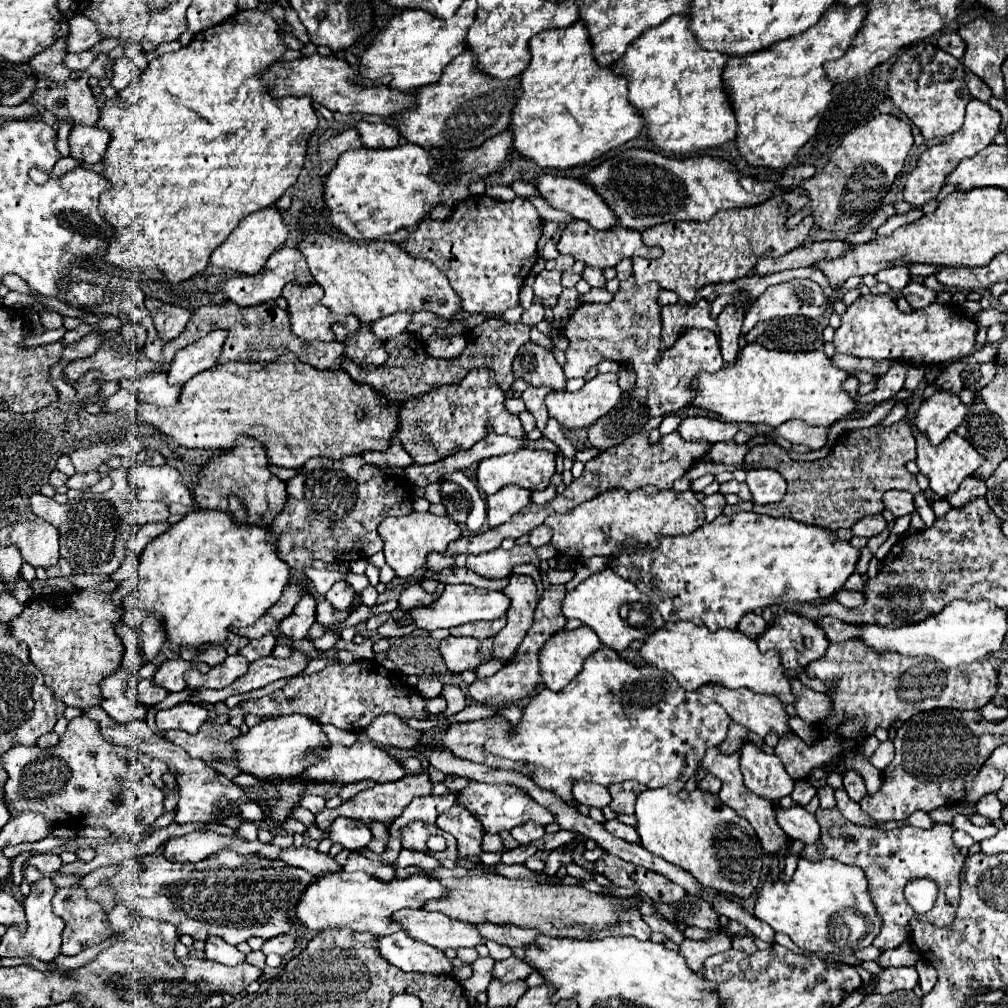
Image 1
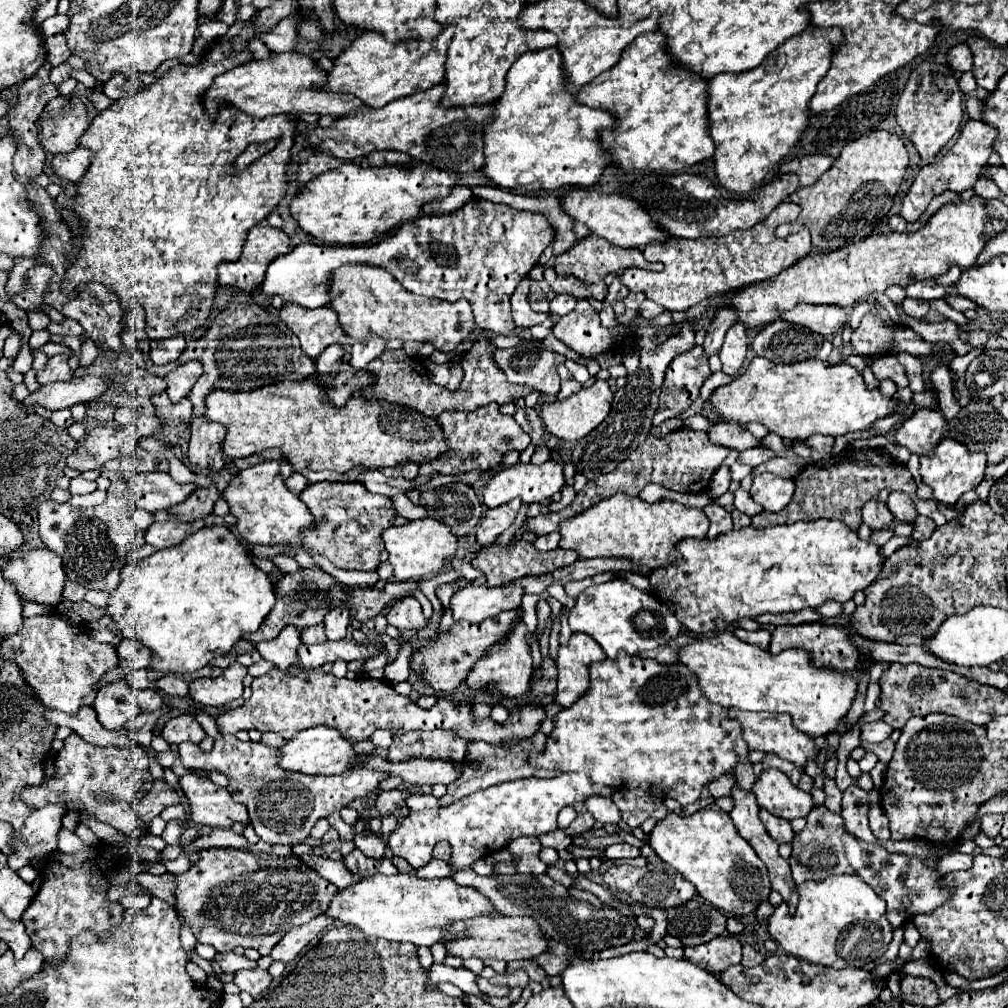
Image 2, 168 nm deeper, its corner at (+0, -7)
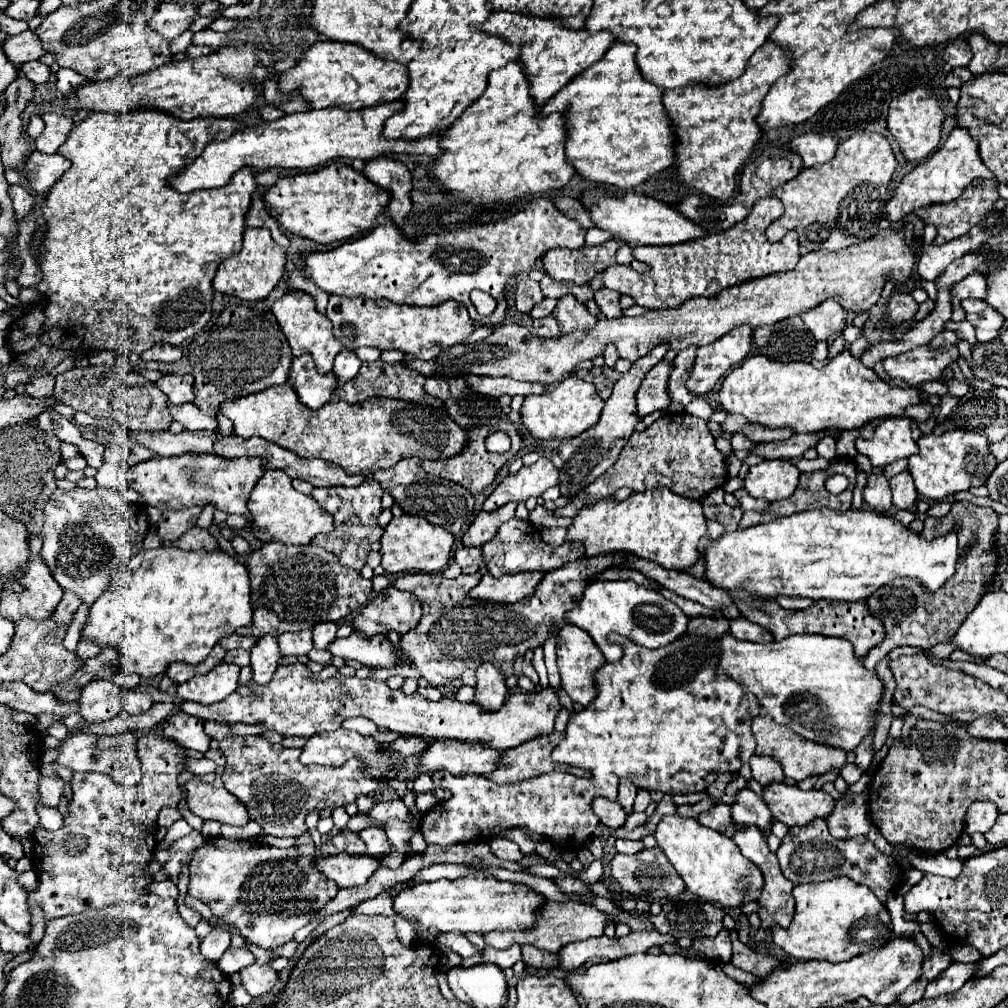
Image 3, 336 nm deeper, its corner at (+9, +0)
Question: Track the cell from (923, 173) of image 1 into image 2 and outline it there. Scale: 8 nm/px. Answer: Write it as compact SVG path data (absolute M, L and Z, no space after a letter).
M969 119L963 129L961 129L961 135L957 139L957 143L951 147L951 151L937 163L929 163L925 167L921 167L919 175L915 177L909 193L905 195L903 199L903 207L901 207L901 217L907 219L907 221L917 221L919 215L927 209L929 201L943 193L945 189L951 189L951 191L965 191L965 189L971 189L975 185L975 181L979 179L979 173L981 173L981 167L983 163L987 163L991 151L993 151L993 141L997 139L997 131L995 127L991 127L989 123L985 121L975 121L975 119Z

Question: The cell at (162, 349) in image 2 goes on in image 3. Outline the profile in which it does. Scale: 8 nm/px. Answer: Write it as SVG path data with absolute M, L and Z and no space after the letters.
M156 344L154 348L146 350L142 354L142 360L148 362L148 360L158 360L158 362L178 362L182 356L182 350L180 348L174 348L174 346L168 346L168 344Z

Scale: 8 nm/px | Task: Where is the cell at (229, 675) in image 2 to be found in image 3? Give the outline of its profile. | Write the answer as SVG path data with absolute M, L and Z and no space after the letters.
M218 664L204 676L194 676L184 684L178 684L178 698L182 702L198 702L198 704L214 704L236 692L238 688L240 668L234 664Z

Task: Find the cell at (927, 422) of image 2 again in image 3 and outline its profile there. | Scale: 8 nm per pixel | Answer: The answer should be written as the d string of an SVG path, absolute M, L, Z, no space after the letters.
M886 418L876 426L870 440L856 438L856 450L868 456L874 468L884 468L900 458L910 458L918 452L918 446L910 436L910 426L910 418Z

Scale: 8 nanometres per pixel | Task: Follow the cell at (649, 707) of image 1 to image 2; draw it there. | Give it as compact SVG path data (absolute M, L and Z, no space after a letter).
M619 655L617 659L591 663L587 693L571 707L561 709L553 721L555 727L547 737L545 749L531 753L527 759L531 767L555 769L560 775L589 777L613 789L641 787L653 797L671 797L681 805L695 803L703 785L719 779L749 753L743 739L739 739L739 723L729 719L725 707L715 707L703 699L687 667L679 667L677 663L661 665L655 659L639 659L635 655Z

